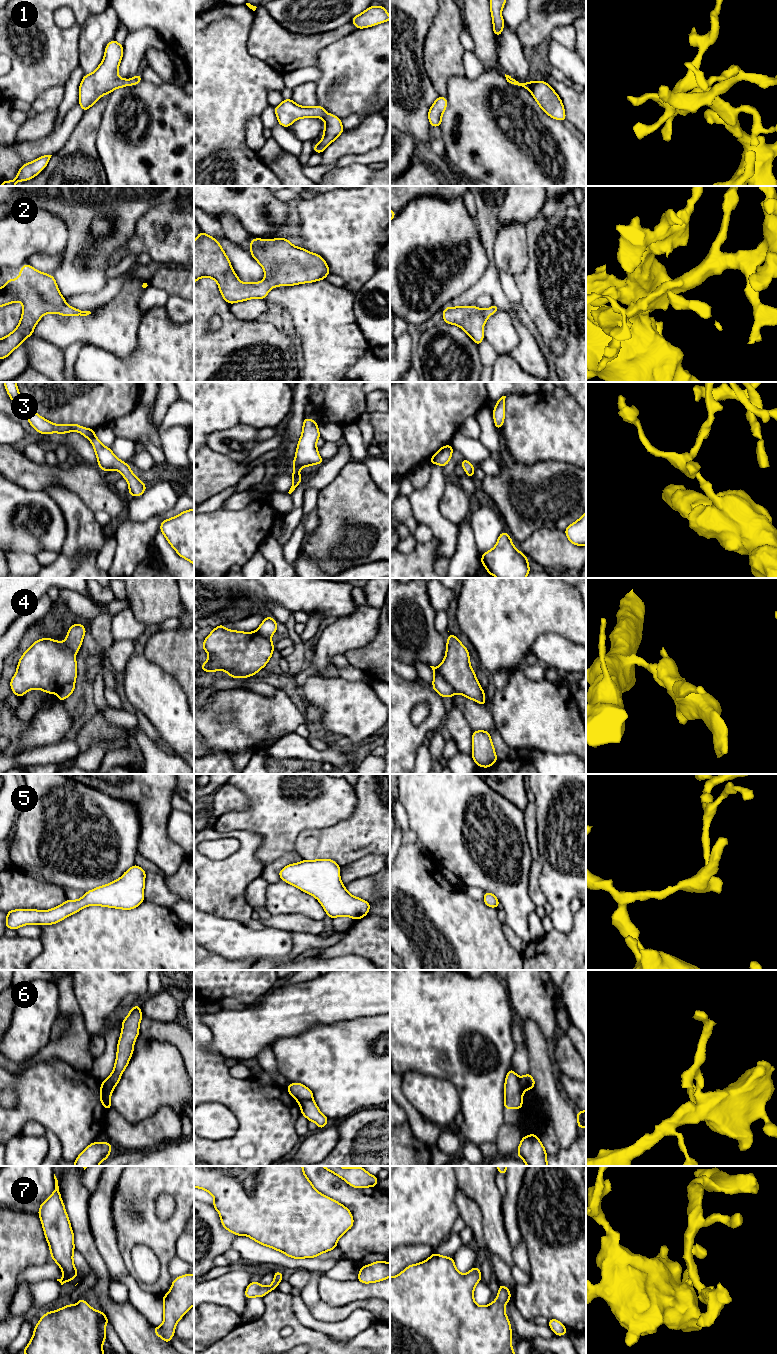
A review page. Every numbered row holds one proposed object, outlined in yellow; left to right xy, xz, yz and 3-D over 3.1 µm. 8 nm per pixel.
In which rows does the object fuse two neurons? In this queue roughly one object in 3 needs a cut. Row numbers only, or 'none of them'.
4, 6

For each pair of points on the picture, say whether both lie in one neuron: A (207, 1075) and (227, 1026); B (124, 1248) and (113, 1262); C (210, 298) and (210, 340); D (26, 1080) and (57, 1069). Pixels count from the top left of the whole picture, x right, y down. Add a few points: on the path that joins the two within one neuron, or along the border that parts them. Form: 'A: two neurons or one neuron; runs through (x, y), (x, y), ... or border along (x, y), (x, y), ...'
A: two neurons; border along (211, 1031), (212, 1041), (208, 1048), (224, 1058)
B: two neurons; border along (115, 1229), (118, 1250), (129, 1273)
C: one neuron; runs through (204, 308), (204, 330)
D: one neuron; runs through (34, 1080), (46, 1080), (49, 1077)

